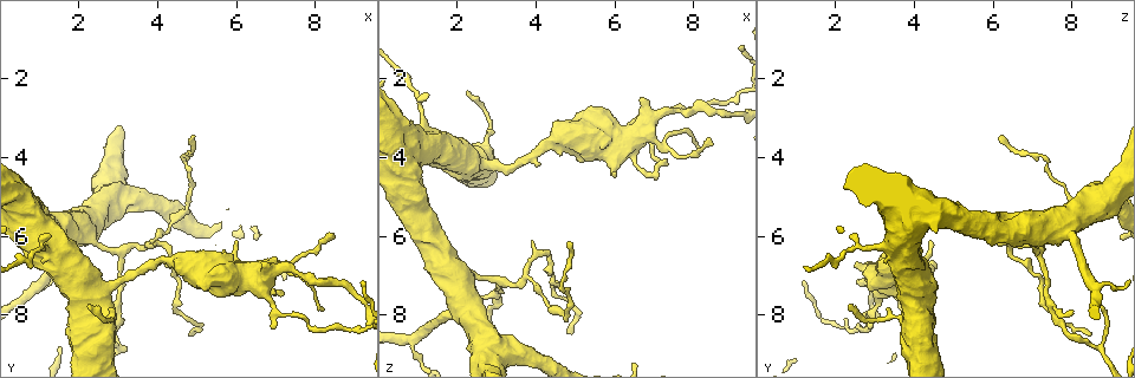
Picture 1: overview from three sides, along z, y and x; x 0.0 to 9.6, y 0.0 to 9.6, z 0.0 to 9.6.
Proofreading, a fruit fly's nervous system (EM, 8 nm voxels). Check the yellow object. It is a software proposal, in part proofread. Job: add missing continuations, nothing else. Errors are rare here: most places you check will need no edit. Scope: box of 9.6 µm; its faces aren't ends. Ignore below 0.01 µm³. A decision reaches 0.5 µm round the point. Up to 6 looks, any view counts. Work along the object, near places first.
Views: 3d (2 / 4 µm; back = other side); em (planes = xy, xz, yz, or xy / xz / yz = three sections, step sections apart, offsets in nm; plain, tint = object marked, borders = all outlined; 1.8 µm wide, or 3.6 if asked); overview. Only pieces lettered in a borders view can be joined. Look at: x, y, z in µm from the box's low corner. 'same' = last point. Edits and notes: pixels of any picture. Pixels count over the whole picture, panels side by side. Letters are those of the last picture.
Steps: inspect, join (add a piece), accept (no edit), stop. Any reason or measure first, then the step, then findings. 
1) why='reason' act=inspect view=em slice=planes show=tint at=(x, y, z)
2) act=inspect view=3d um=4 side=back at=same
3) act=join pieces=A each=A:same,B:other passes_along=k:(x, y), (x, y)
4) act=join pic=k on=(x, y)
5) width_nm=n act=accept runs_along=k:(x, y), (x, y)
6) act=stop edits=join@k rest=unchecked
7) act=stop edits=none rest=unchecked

why='sharp bend' act=inspect view=em slice=planes show=borders at=(3.00, 8.85, 8.60)

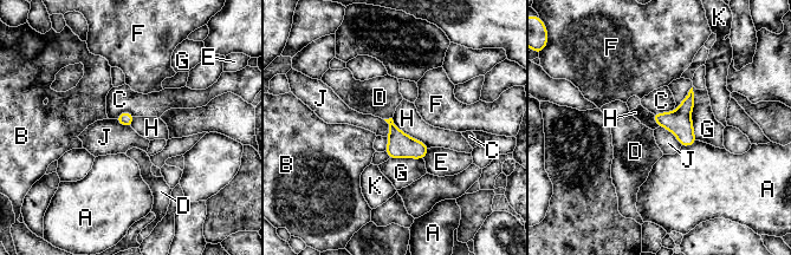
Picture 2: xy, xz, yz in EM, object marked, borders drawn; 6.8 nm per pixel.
act=accept each=A:other,B:other,C:other,D:other,E:other,F:other,G:other,H:other,J:other,K:other border=2:(391, 118), (402, 131), (429, 148) found='no lettered piece goes on from it'

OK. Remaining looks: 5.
why='long arm stops here' act=inspect view=em slice=planes show=tint at=(4.85, 8.50, 8.50)

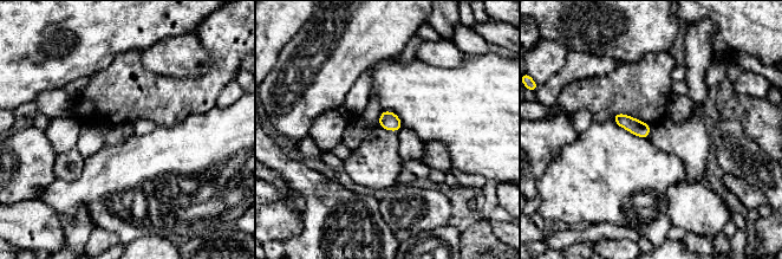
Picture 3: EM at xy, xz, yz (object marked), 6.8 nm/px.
why='see the neighbours' act=inspect view=em slice=planes show=borders at=same

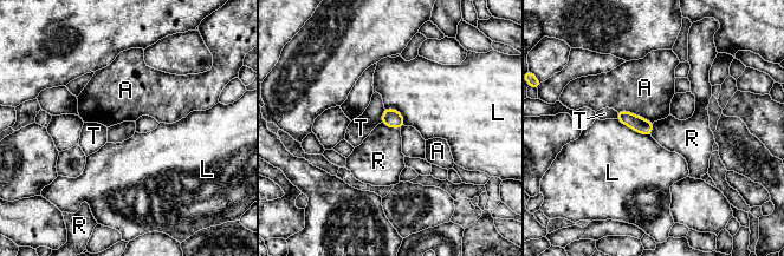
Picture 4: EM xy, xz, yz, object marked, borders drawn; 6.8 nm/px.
act=accept each=A:other,L:other,R:other,T:other border=4:(381, 123), (400, 129) found='no lettered piece goes on from it'

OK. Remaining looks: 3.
why='thick turns thin' act=inspect view=em um=3.6 slice=yz step=8 show=borders at=(4.65, 6.70, 3.40)

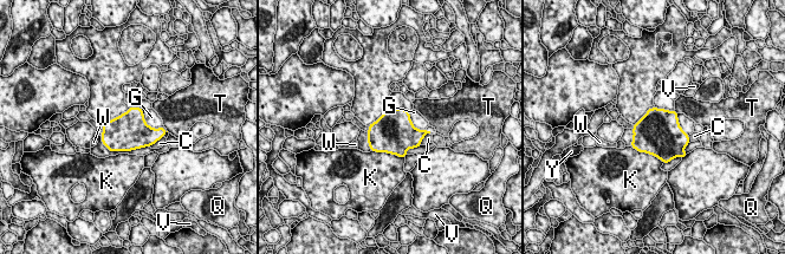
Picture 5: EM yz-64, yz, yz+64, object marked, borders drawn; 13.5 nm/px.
act=inspect view=em um=3.6 slice=planes show=borders at=same

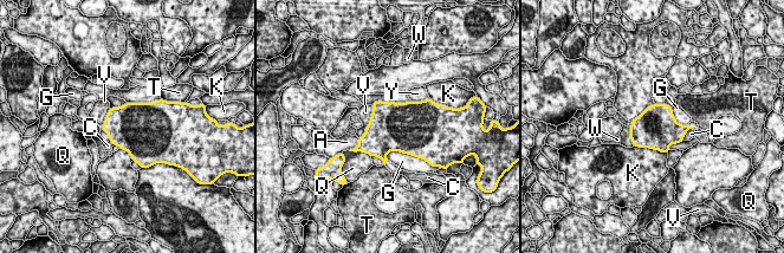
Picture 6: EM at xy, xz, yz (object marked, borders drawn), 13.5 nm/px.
act=accept each=A:other,C:other,G:other,K:other,Q:other,T:other,V:other,W:other,Y:other border=6:(101, 127), (110, 140) found='no lettered piece goes on from it'

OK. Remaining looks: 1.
act=stop edits=none rest=unchecked

